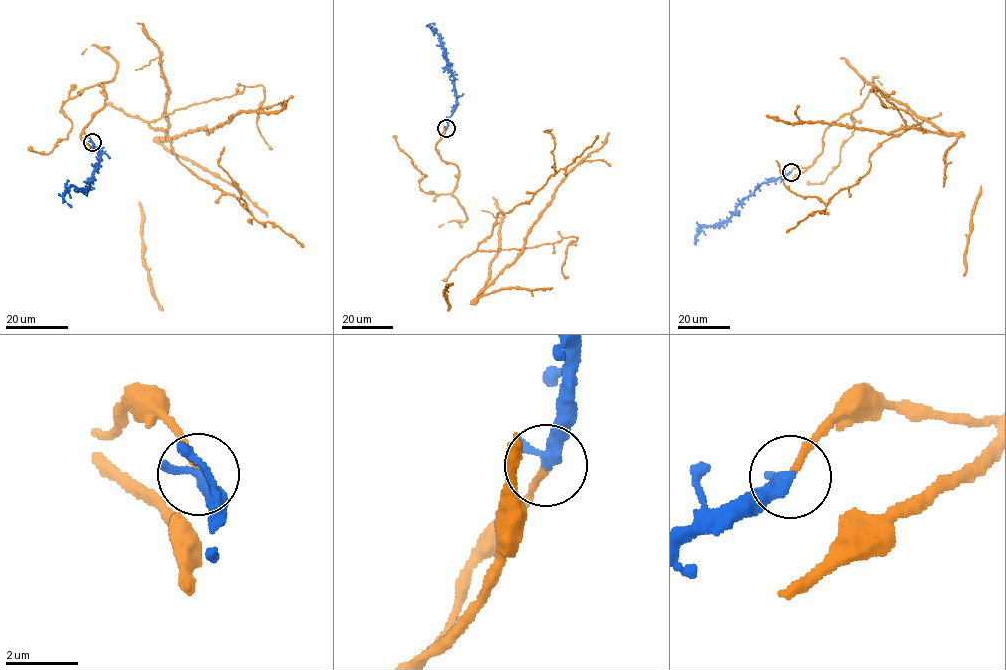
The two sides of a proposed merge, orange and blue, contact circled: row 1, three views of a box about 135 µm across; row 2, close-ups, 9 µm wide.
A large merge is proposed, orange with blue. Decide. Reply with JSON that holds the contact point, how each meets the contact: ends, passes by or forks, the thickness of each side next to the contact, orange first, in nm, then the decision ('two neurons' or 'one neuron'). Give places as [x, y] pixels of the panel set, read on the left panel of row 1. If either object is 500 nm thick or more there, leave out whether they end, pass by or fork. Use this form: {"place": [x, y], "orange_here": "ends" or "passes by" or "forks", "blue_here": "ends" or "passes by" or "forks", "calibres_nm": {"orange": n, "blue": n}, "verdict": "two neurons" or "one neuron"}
{"place": [92, 142], "orange_here": "ends", "blue_here": "passes by", "calibres_nm": {"orange": 190, "blue": 280}, "verdict": "two neurons"}

